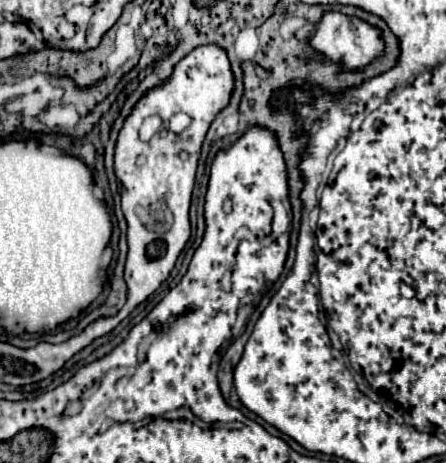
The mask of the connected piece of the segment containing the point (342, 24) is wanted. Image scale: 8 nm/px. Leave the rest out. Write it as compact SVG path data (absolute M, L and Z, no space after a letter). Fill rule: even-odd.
M330 11L330 13L324 13L320 25L318 25L318 31L316 35L312 37L310 45L316 49L316 51L322 51L328 59L334 59L334 61L342 61L342 65L346 69L358 69L358 67L364 67L368 65L376 55L382 53L384 49L384 43L380 39L380 31L366 25L364 21L356 19L356 17L346 17L342 13L336 13L336 11Z

